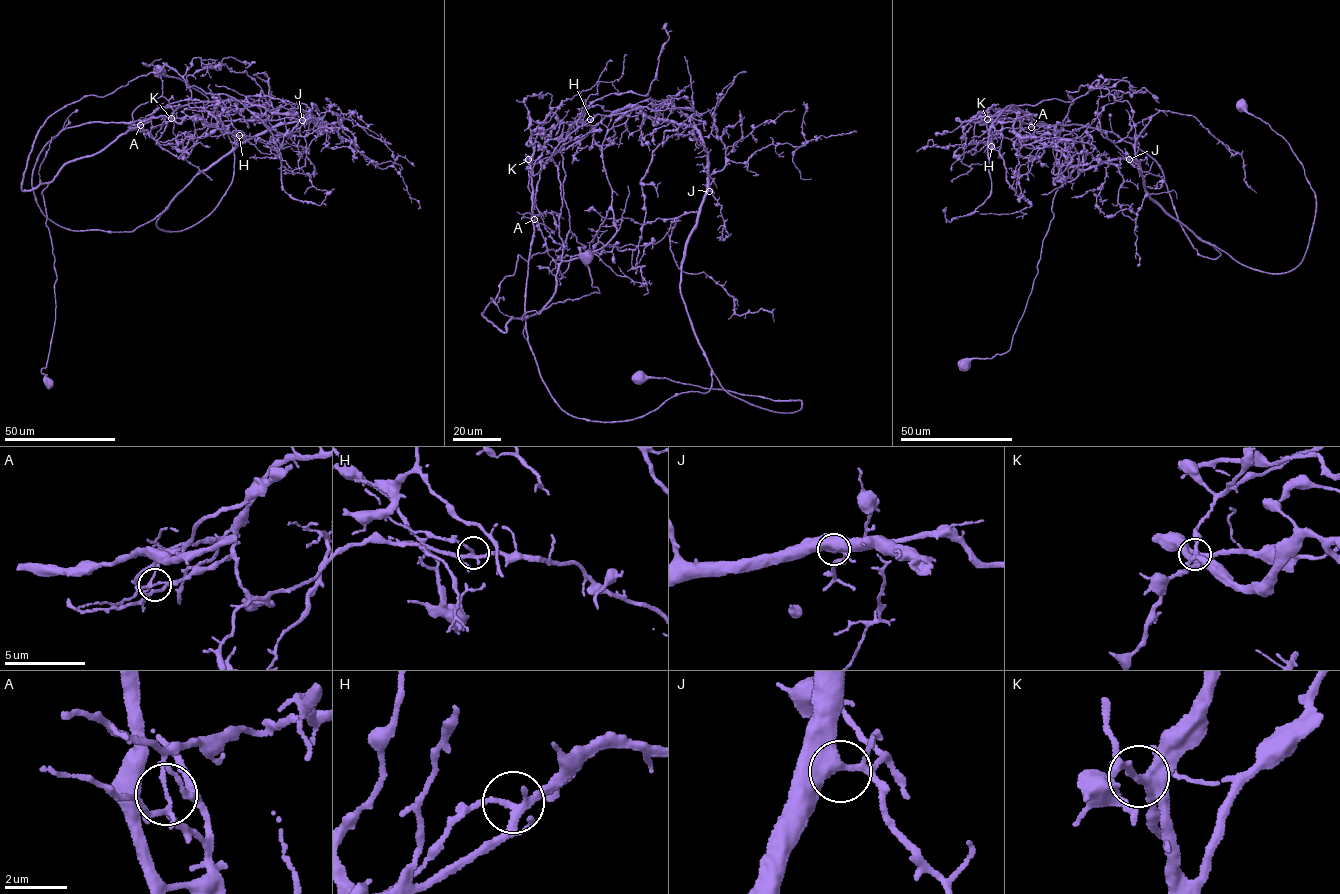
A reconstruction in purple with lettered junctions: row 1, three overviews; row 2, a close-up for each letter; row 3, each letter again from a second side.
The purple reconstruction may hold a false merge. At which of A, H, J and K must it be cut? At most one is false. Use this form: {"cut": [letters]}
{"cut": ["A"]}

